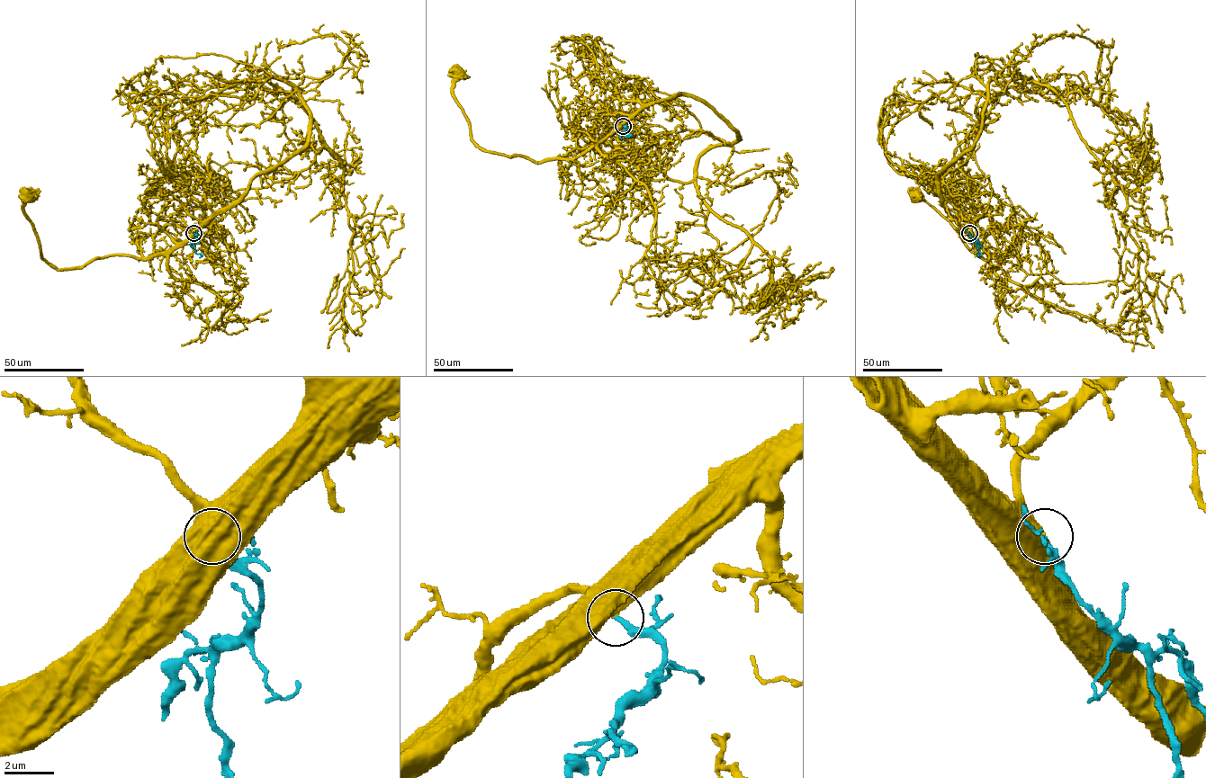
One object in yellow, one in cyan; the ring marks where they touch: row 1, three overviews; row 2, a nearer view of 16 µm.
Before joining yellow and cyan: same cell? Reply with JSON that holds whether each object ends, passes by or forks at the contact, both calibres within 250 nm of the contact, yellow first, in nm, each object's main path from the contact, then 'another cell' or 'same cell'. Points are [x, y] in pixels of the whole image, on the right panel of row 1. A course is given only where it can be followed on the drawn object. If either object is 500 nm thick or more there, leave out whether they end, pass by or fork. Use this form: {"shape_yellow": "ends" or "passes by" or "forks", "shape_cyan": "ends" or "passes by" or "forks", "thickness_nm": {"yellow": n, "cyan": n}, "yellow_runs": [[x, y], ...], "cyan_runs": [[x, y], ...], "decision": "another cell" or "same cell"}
{"shape_yellow": "passes by", "shape_cyan": "ends", "thickness_nm": {"yellow": 480, "cyan": 200}, "yellow_runs": [[969, 233], [989, 252], [1001, 258], [1005, 255], [997, 269], [975, 254], [955, 228], [925, 201], [914, 196]], "cyan_runs": [[969, 233], [976, 240], [980, 257]], "decision": "same cell"}

